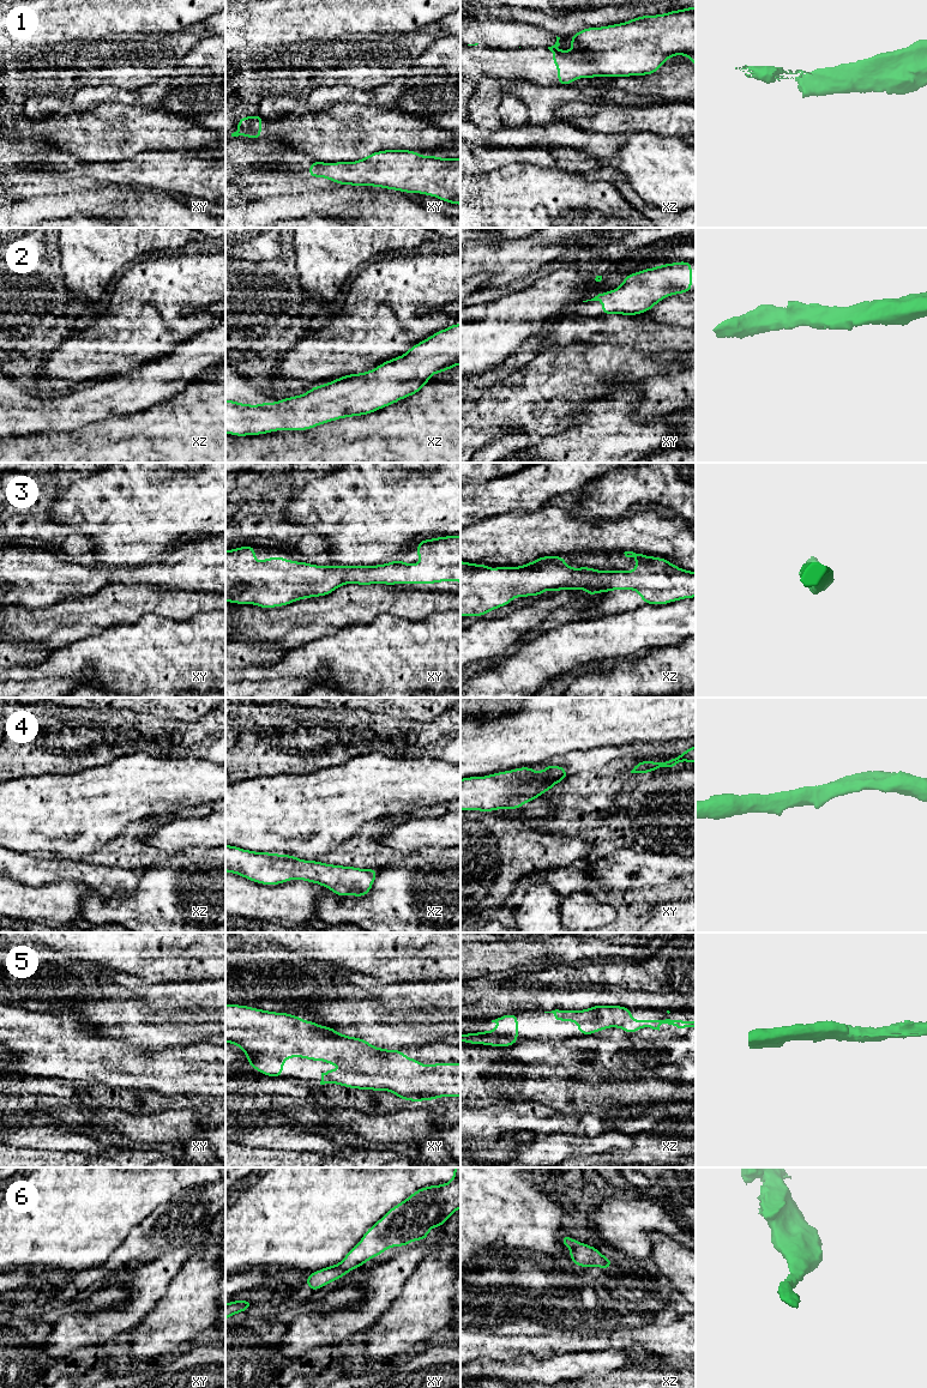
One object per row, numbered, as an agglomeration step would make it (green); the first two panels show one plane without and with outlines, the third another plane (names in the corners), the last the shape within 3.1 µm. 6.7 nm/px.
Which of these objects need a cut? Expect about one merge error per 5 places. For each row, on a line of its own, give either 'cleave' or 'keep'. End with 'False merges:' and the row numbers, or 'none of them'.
1: cleave
2: keep
3: keep
4: keep
5: keep
6: keep
False merges: 1

